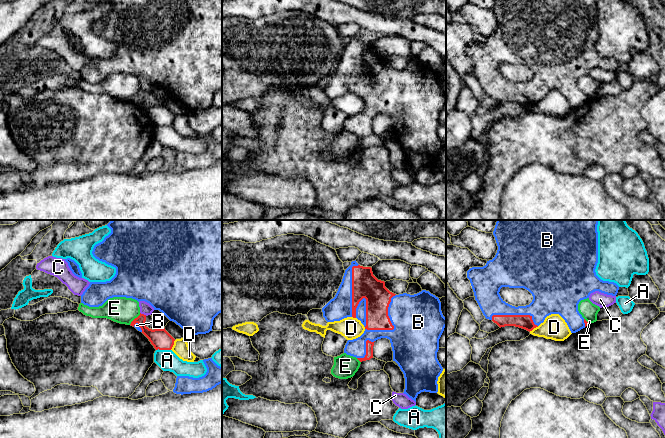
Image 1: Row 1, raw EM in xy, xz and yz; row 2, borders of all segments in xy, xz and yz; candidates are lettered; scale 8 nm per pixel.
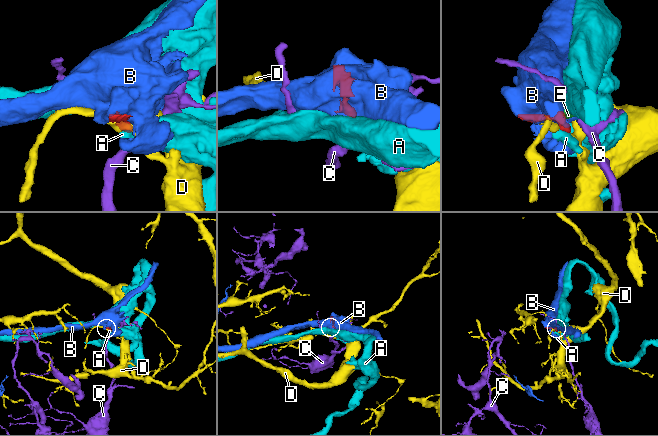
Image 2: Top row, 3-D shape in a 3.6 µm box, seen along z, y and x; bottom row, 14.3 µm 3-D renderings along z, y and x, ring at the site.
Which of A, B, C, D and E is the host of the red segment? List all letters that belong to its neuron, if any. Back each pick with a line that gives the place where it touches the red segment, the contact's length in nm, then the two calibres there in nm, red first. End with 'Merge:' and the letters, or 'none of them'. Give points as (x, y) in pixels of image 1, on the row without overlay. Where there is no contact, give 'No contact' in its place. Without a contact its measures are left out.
B: Touches red at xz (392, 101). Shared border 380 nm. Thickness 200 nm (red) against 400 nm
Merge: B

